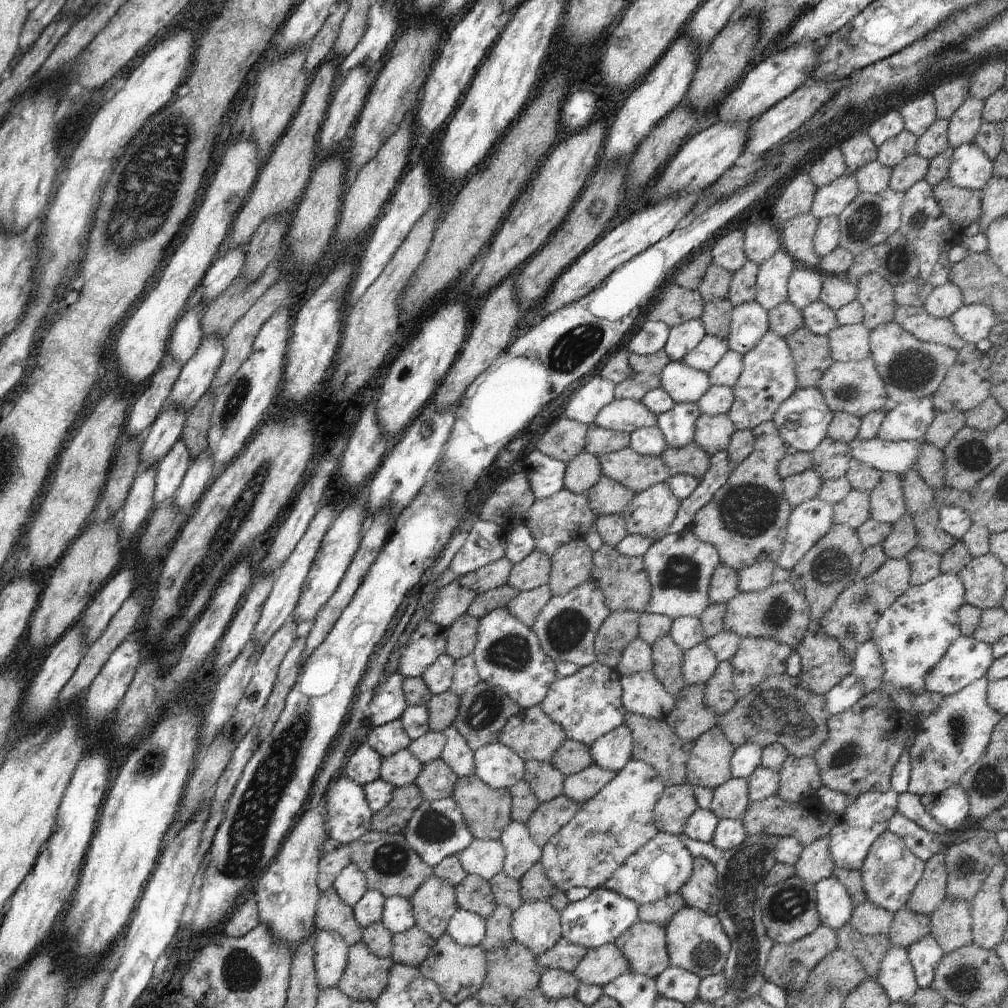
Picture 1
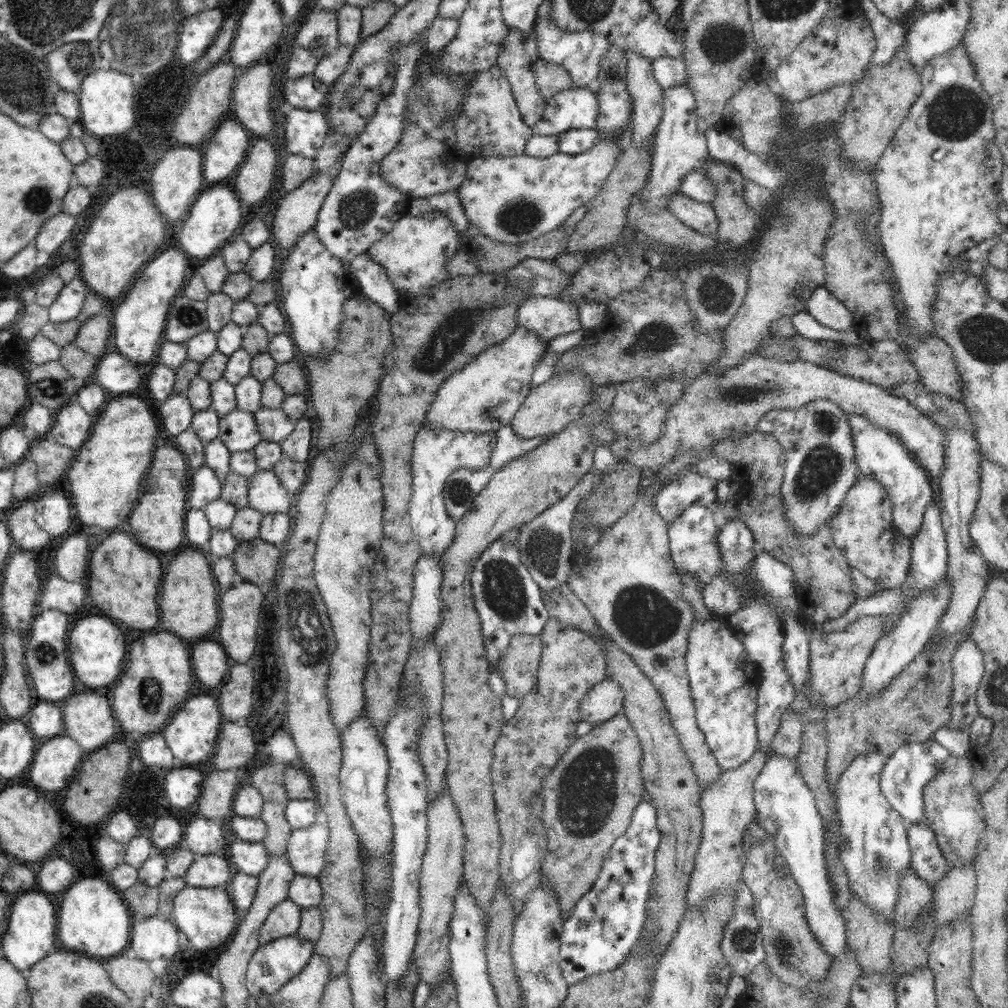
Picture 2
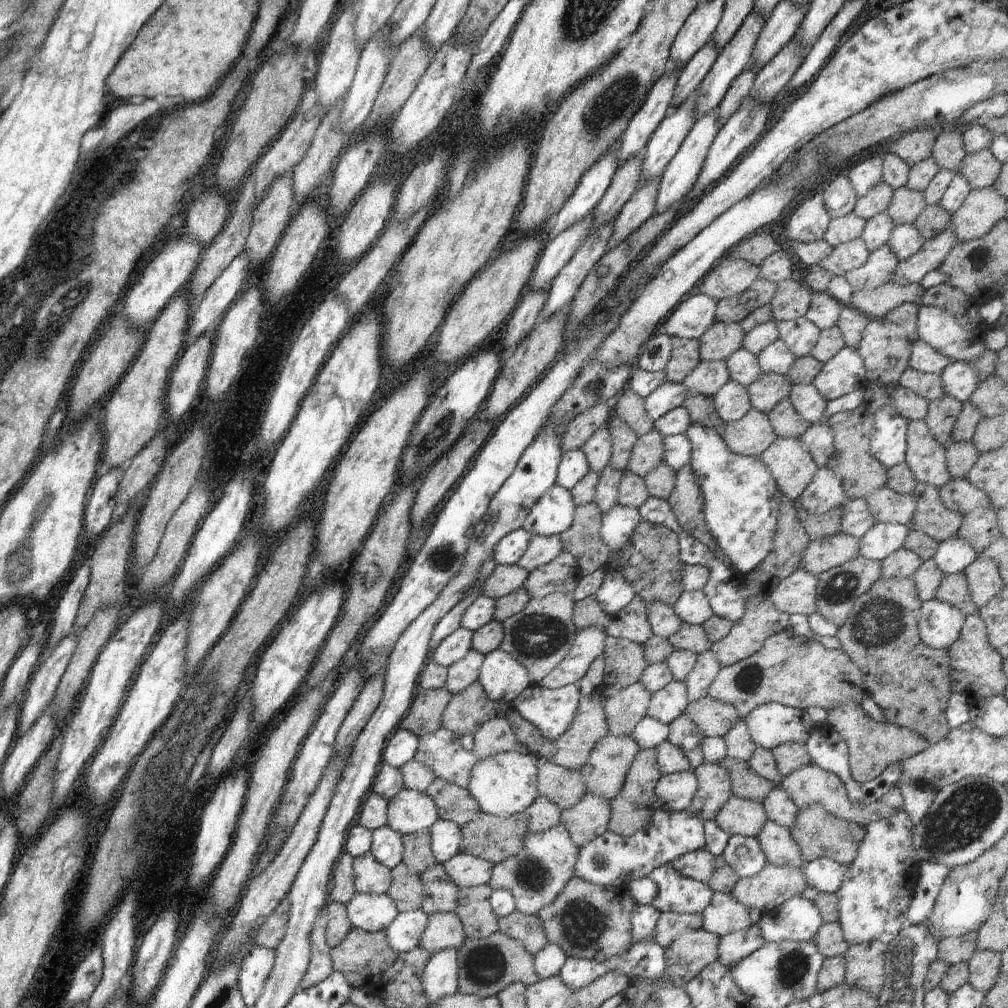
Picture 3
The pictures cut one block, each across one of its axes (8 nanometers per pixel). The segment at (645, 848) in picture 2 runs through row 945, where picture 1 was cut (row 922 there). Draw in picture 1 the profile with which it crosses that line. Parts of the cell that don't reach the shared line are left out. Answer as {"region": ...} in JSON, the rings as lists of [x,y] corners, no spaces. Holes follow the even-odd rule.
{"region":[[[602,887],[592,889],[590,896],[582,900],[569,902],[562,910],[561,936],[568,942],[584,946],[586,949],[598,948],[604,944],[612,944],[622,932],[626,932],[638,921],[638,905],[634,900]]]}

